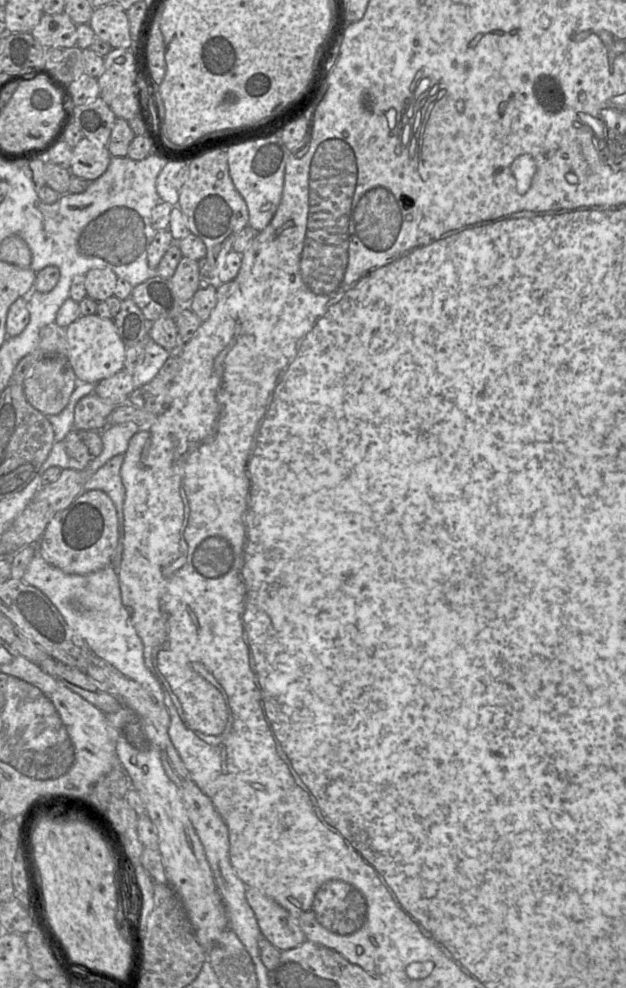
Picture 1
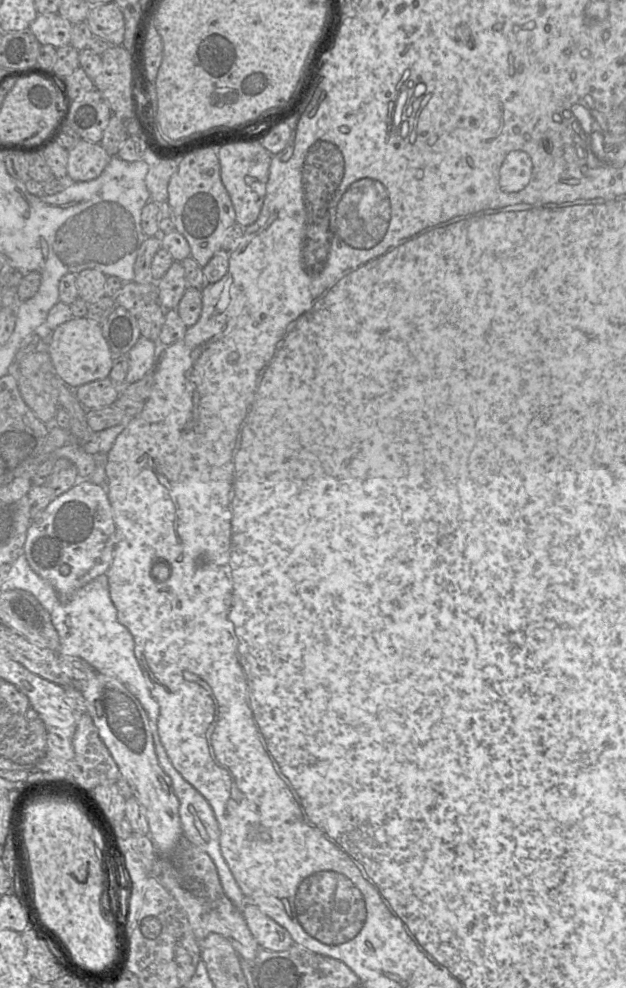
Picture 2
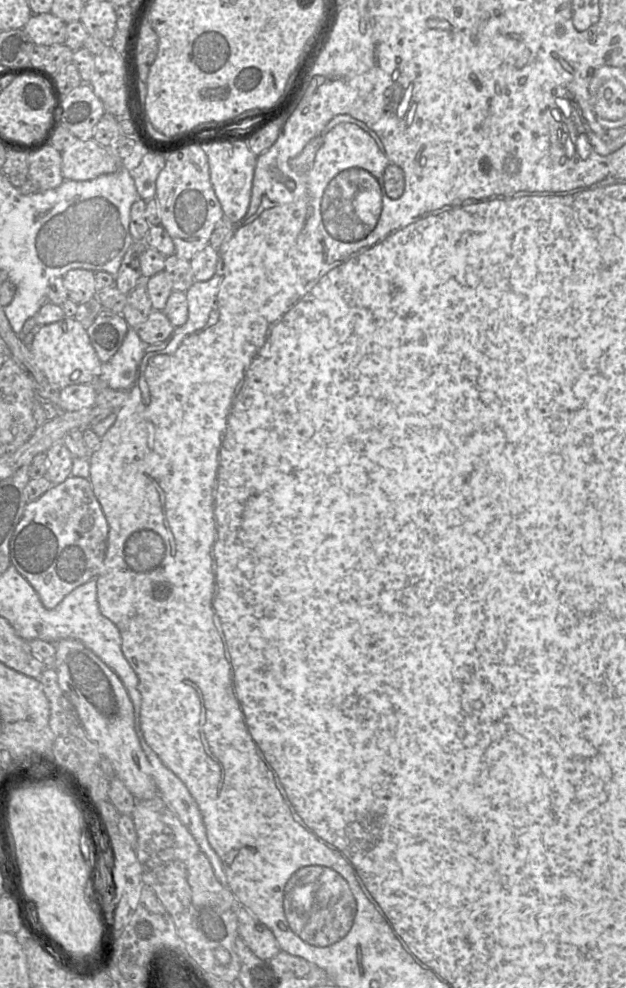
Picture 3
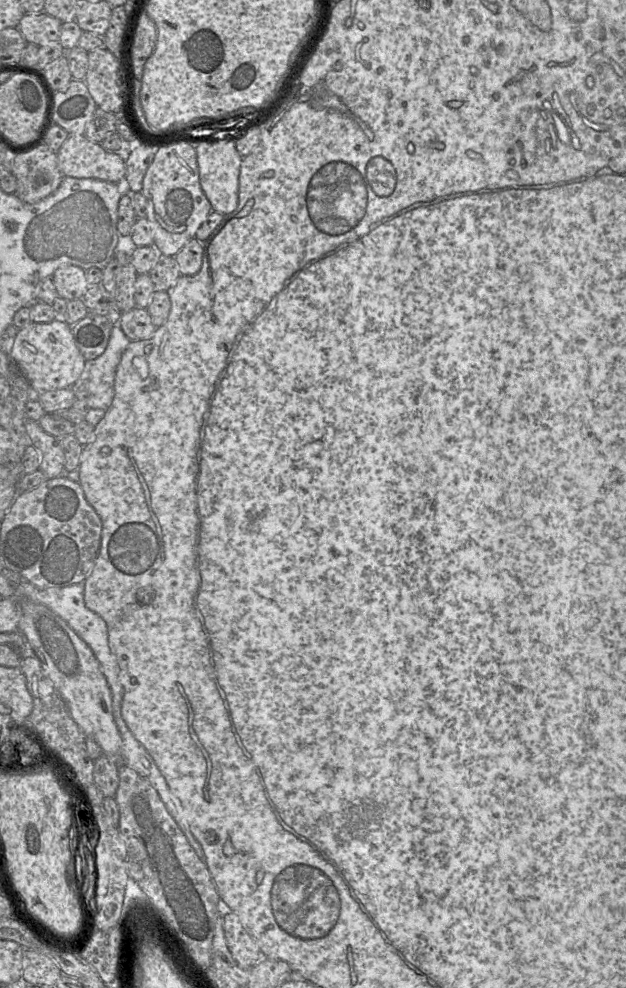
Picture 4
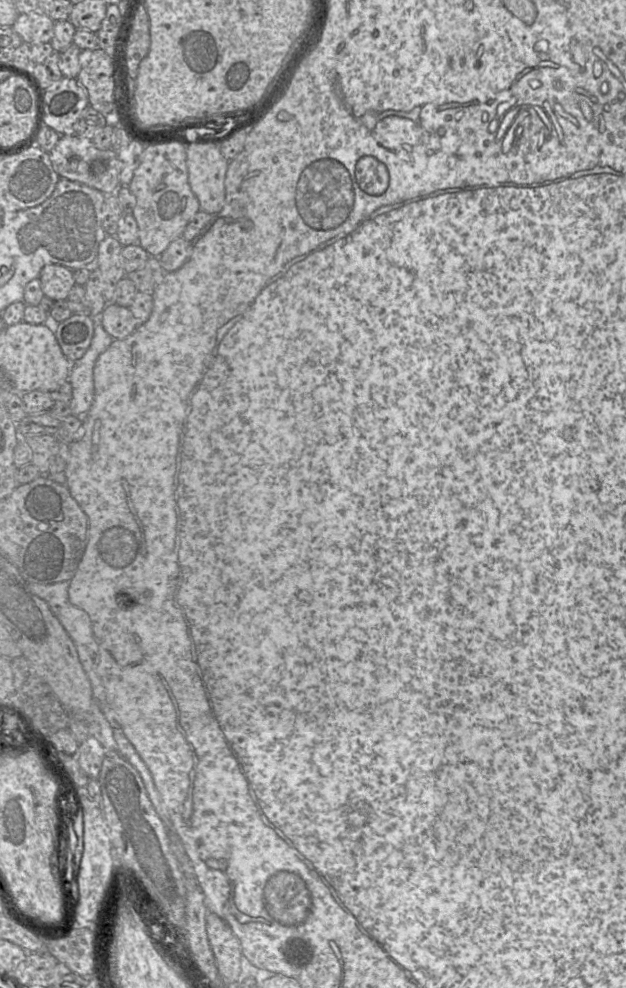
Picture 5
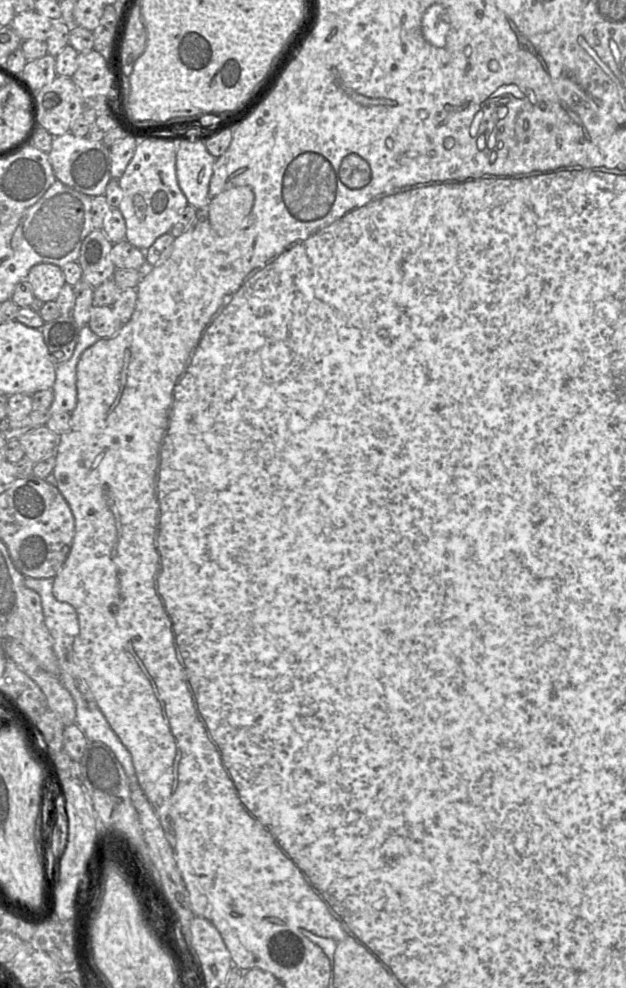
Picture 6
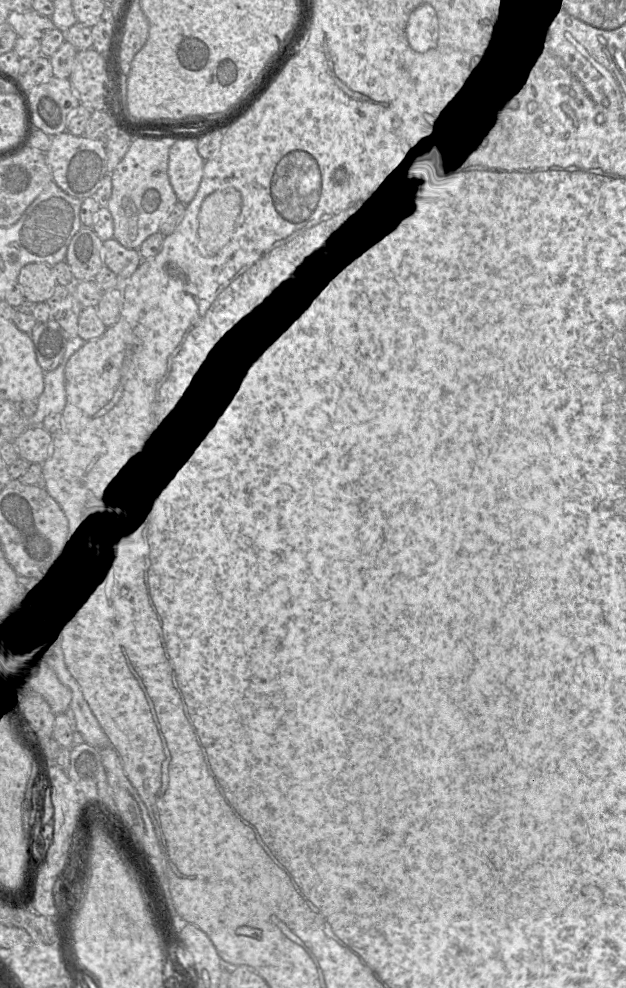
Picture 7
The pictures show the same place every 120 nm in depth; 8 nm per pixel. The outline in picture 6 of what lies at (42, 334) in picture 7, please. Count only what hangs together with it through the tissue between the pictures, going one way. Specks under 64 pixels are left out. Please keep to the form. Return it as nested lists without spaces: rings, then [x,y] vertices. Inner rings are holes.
[[[62,314],[41,327],[48,353],[56,366],[72,357],[81,327],[71,315],[62,316]]]

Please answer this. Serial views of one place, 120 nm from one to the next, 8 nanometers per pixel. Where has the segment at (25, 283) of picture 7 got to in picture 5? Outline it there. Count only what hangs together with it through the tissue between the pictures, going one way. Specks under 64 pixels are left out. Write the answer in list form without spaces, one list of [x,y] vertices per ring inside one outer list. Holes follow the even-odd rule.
[[[57,264],[45,265],[38,279],[45,297],[53,301],[66,300],[75,285],[73,271]]]

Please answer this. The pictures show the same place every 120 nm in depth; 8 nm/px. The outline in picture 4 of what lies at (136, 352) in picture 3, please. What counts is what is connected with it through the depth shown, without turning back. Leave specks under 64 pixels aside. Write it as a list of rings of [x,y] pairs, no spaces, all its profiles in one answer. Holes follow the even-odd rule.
[[[114,325],[103,355],[88,363],[87,409],[110,408],[114,398],[116,369],[130,343],[121,328]]]

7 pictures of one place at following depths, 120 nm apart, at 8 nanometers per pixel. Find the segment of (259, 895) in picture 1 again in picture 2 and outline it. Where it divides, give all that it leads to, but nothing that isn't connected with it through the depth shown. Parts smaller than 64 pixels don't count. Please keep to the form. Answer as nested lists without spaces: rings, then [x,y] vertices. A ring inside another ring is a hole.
[[[246,898],[242,914],[262,949],[284,951],[294,944],[290,933],[284,927],[268,917],[254,903],[247,902]]]

